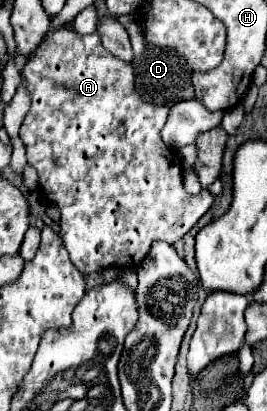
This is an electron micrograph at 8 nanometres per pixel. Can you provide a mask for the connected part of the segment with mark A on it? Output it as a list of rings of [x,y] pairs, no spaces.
[[[71,26],[51,30],[27,60],[23,76],[33,102],[19,136],[27,150],[27,162],[39,174],[41,190],[61,210],[59,234],[79,272],[91,274],[105,268],[127,268],[131,264],[135,268],[143,262],[143,256],[147,256],[155,240],[173,244],[211,208],[213,194],[209,190],[189,194],[183,188],[179,156],[171,152],[159,136],[169,106],[147,102],[139,96],[131,64],[111,56],[99,44],[97,32],[79,36]]]

